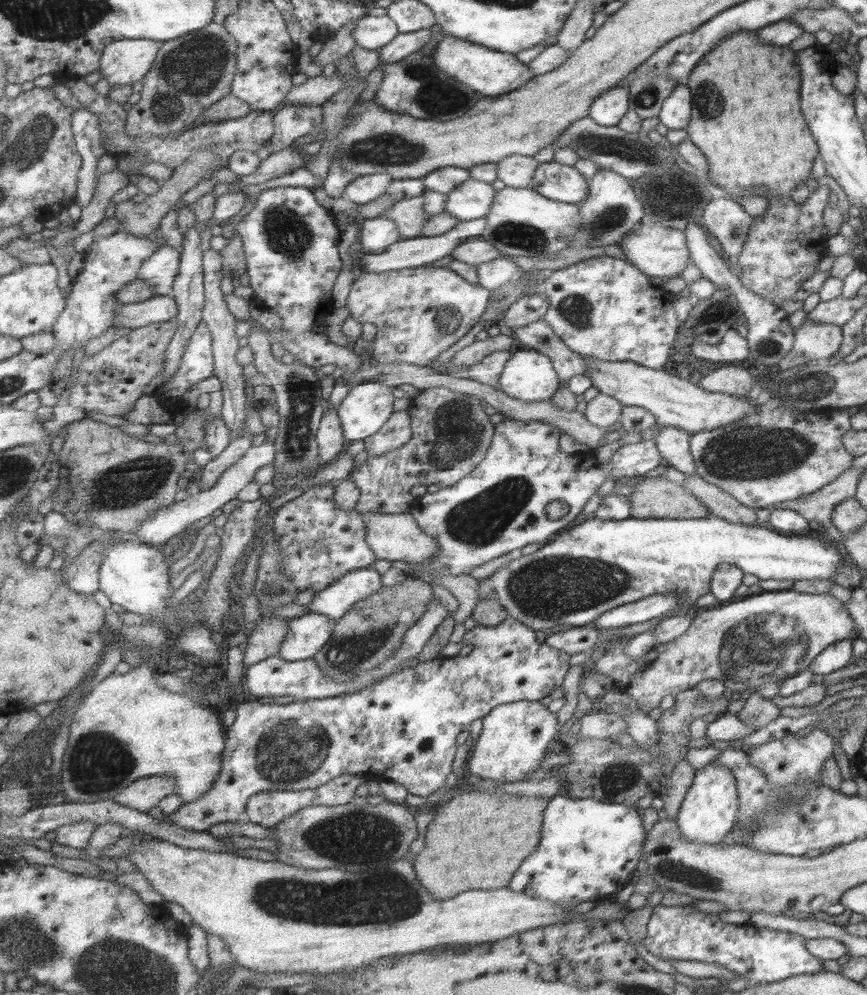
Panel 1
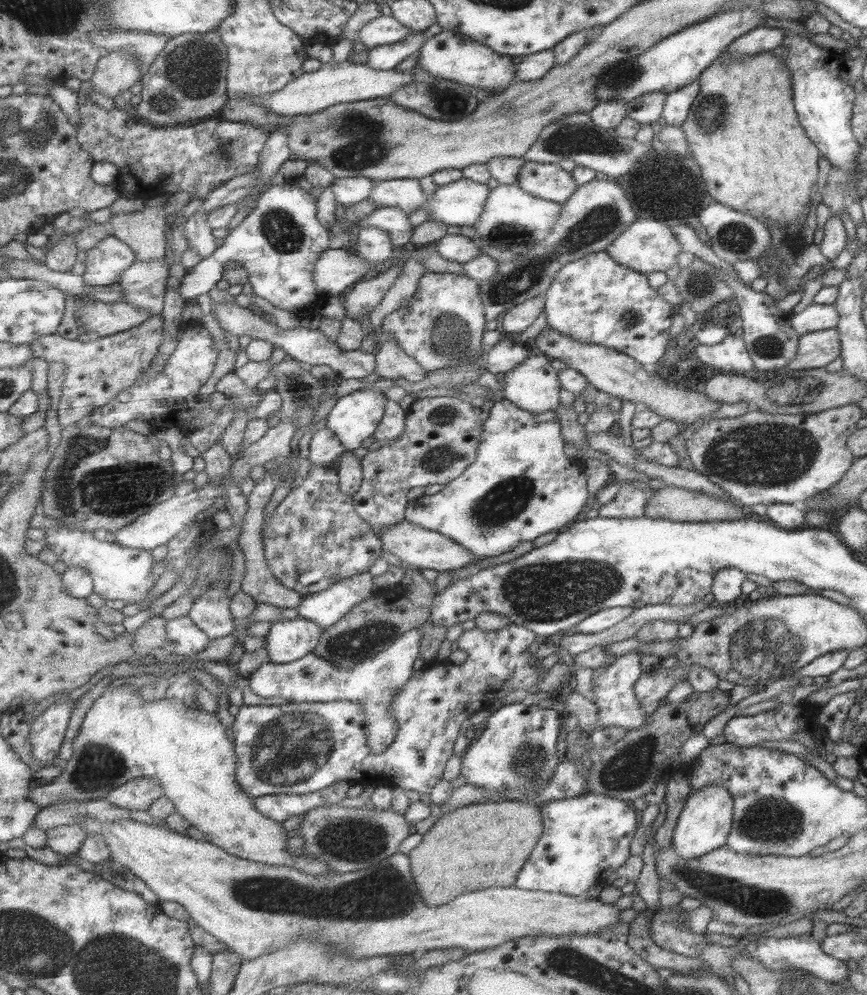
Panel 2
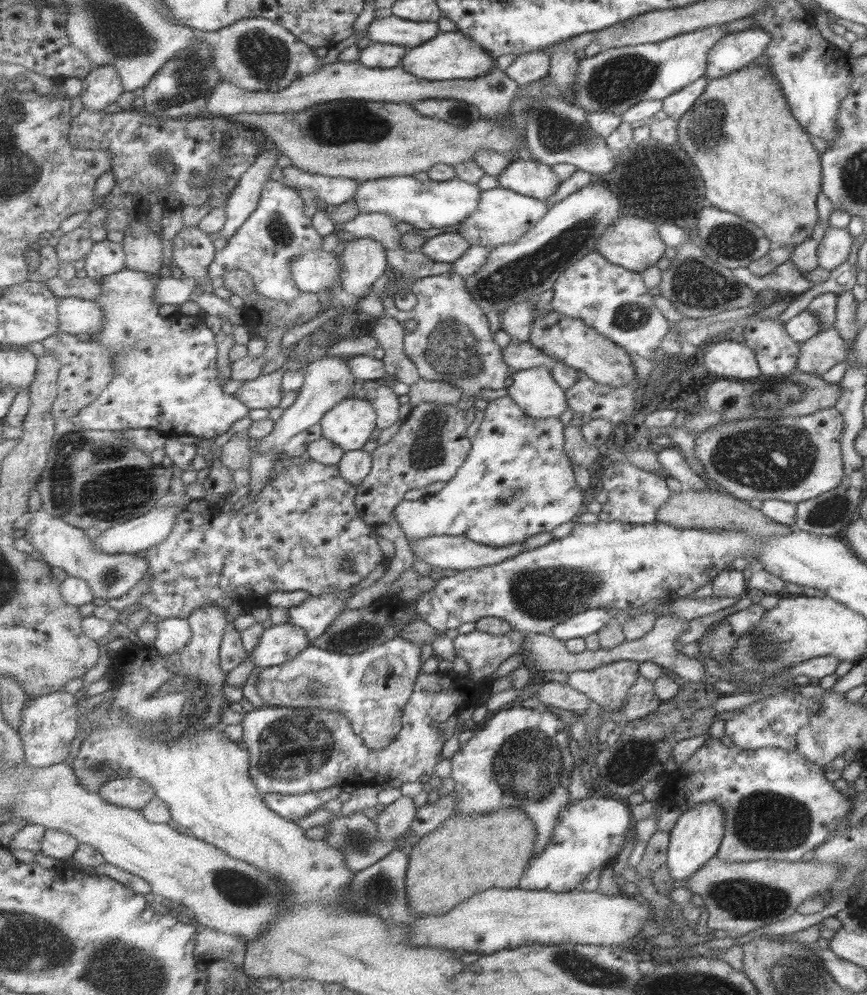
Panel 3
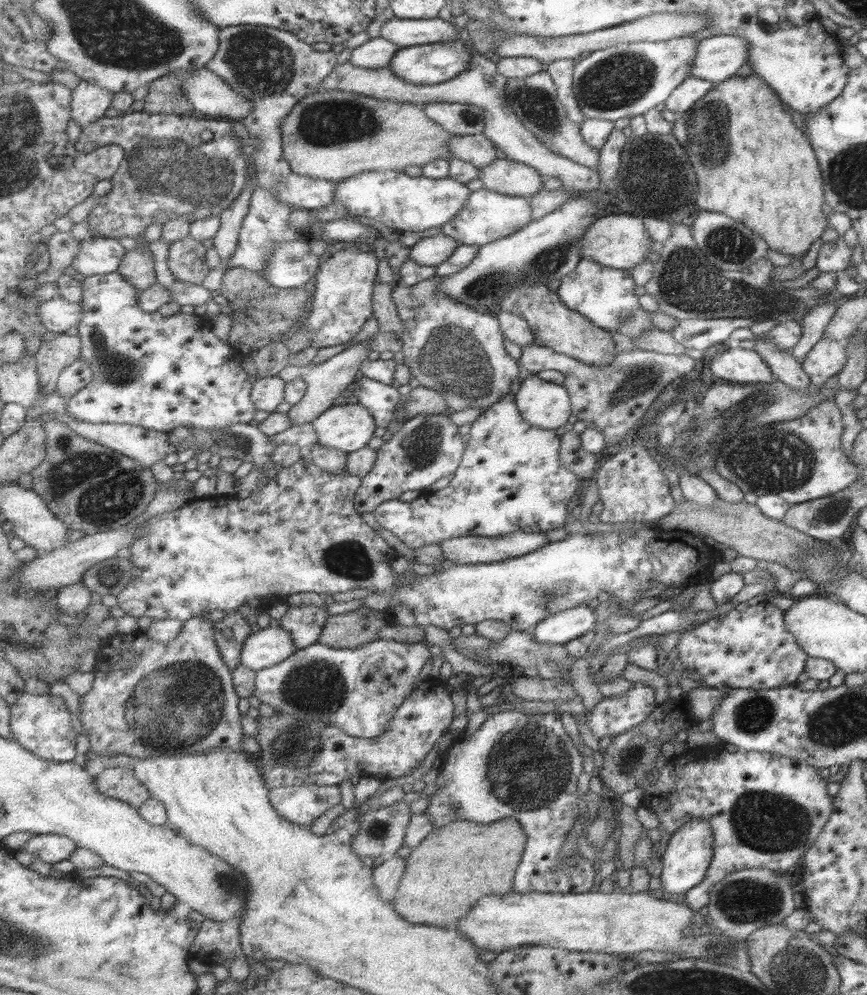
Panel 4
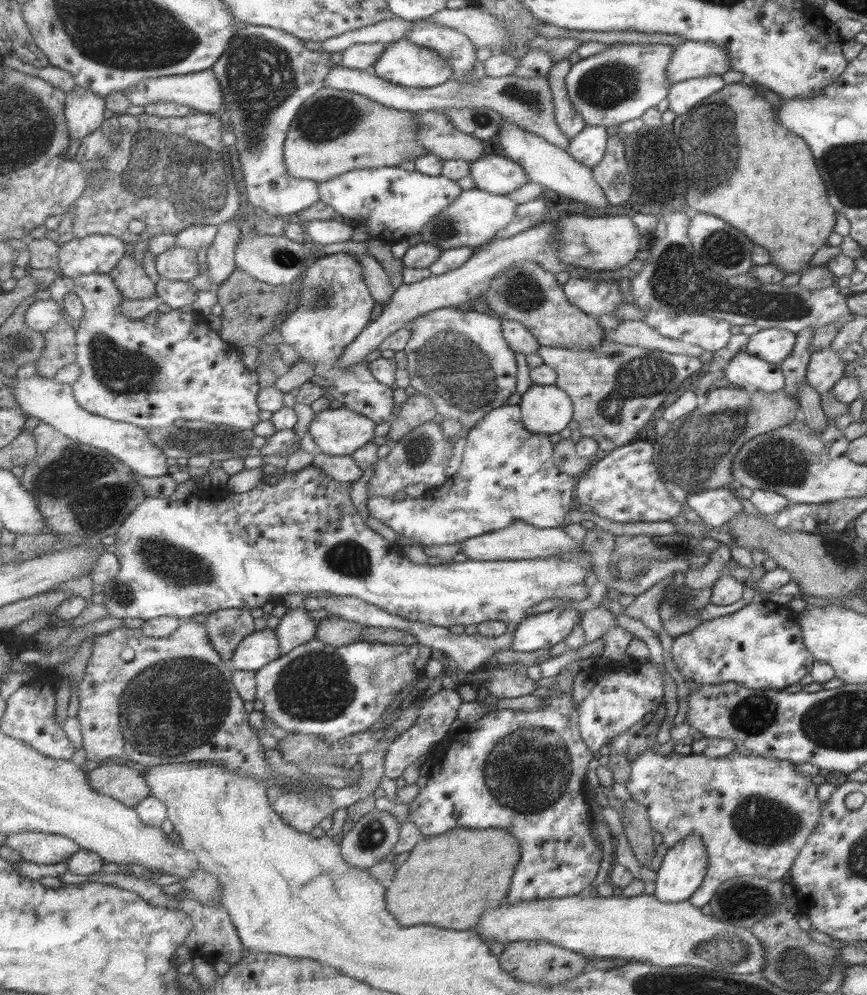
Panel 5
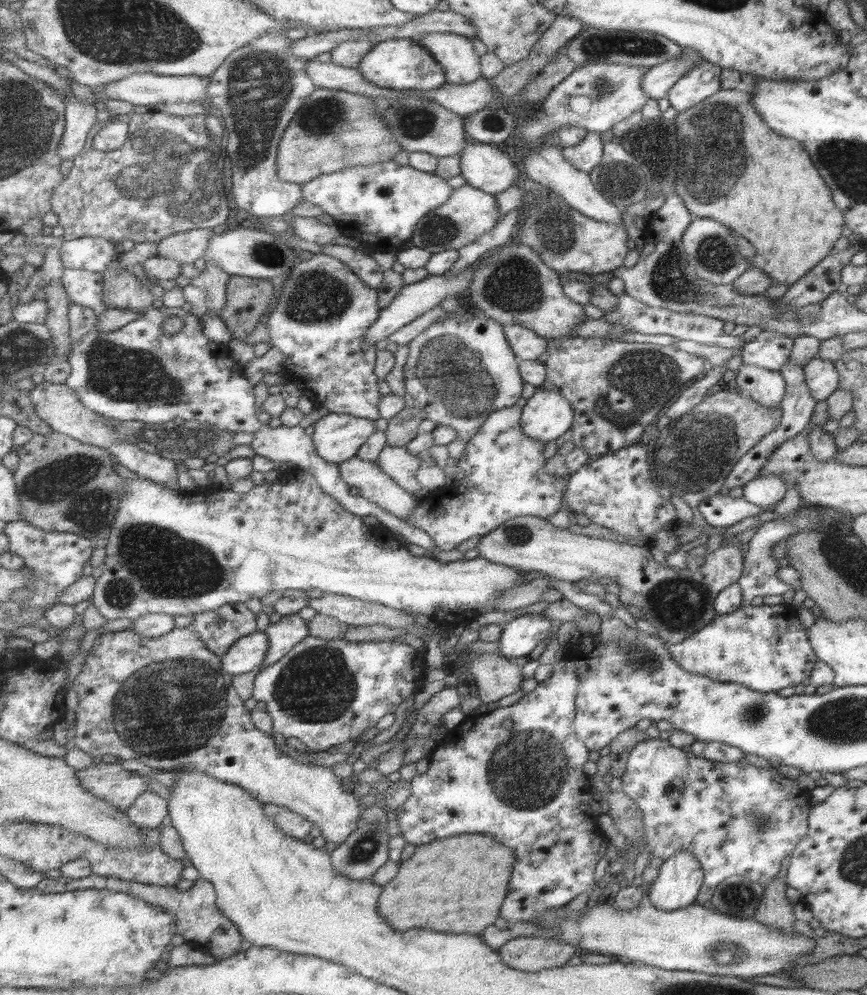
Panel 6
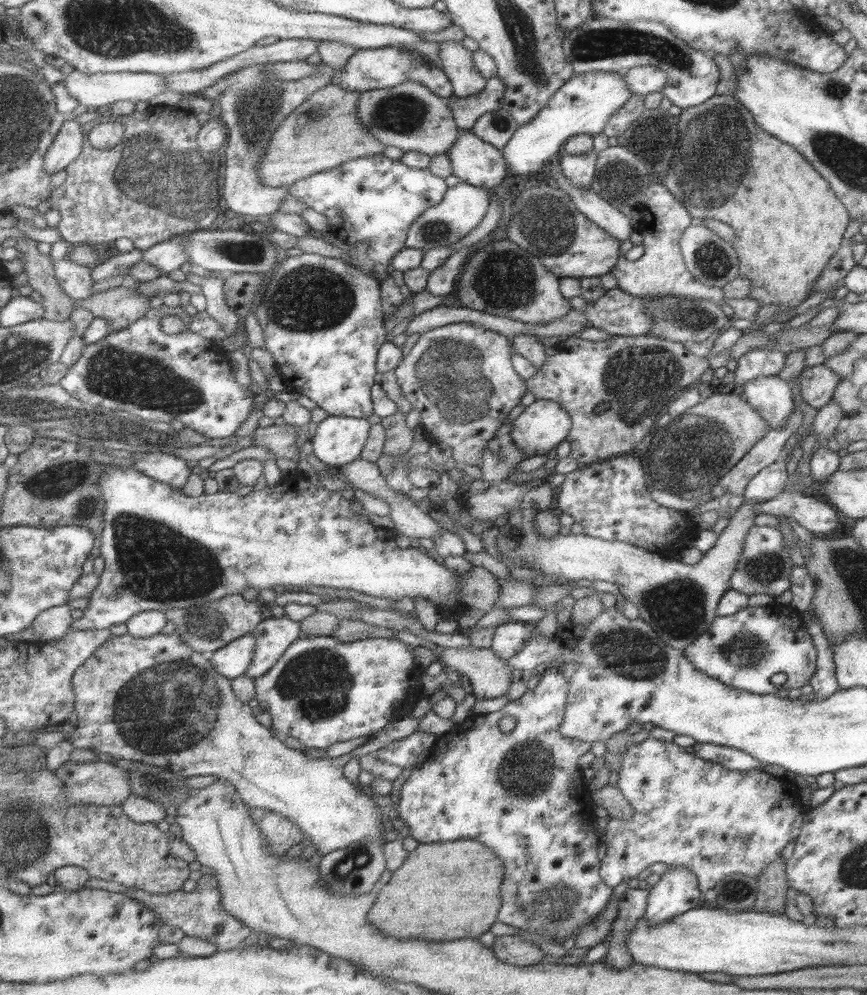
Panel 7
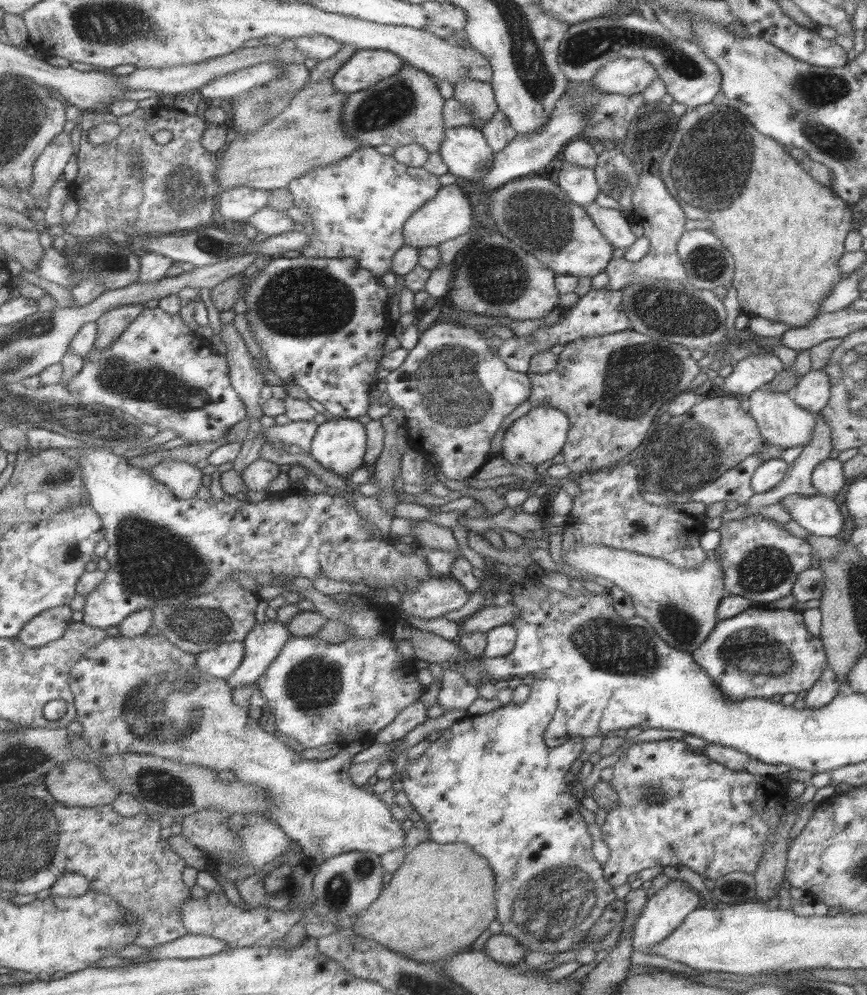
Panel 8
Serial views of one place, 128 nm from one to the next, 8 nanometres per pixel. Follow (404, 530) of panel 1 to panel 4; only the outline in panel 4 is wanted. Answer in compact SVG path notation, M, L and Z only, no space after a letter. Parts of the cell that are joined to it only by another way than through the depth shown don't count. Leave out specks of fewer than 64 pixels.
M517 531L499 537L477 535L449 538L441 542L445 559L459 564L492 563L531 554L547 546L551 540L545 531Z

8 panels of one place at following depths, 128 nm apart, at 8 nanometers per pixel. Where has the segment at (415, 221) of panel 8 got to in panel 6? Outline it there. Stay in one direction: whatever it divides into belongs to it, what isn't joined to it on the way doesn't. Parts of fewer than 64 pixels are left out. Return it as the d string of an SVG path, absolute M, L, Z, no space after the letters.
M466 182L453 191L452 197L445 205L422 218L416 227L412 243L421 249L429 250L429 253L451 248L459 251L463 246L468 246L488 234L502 218L498 212L496 196Z

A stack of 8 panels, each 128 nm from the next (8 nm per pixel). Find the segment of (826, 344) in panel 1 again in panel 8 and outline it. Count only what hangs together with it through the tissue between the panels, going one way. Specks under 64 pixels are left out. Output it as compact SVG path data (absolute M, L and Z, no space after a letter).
M823 369L813 370L803 374L790 393L793 402L815 415L830 399L829 378Z

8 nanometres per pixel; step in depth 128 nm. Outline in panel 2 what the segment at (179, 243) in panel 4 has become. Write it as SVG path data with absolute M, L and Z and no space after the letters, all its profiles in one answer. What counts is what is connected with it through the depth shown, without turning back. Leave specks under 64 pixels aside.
M197 212L184 225L184 235L189 249L201 256L201 260L209 258L218 250L213 228L209 225L208 215L204 213Z

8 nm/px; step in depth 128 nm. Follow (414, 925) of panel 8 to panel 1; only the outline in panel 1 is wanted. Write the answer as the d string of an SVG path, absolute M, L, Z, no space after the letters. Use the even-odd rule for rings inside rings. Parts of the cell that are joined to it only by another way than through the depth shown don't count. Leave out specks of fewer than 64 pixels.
M476 790L457 794L442 806L436 806L434 819L428 826L428 830L425 835L424 848L416 855L414 860L414 866L421 884L423 884L423 886L427 888L427 890L429 890L435 898L441 898L441 900L455 898L458 894L461 894L461 892L465 892L465 890L473 890L473 888L477 890L479 886L481 886L481 890L495 890L495 888L505 888L505 886L509 886L511 878L513 878L513 876L515 876L515 872L521 868L521 864L525 862L525 858L531 857L540 845L541 837L544 833L543 822L545 810L547 809L547 805L549 805L549 801L551 801L551 798L547 798L547 796L545 796L545 798L525 798L525 796L515 796L515 794L511 794L509 792L501 793L492 791L489 793L485 790L483 792ZM477 858L481 858L481 864L479 864L479 862L475 862ZM463 860L467 860L467 864L465 864L465 874L467 874L467 876L465 876L465 884L463 884ZM461 884L463 884L463 890L461 890Z

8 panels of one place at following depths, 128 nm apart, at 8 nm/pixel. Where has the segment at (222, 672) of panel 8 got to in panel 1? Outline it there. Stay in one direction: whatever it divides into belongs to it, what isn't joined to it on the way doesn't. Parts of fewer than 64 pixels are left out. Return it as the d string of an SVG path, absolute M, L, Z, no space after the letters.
M317 612L294 618L289 623L289 635L285 637L278 655L289 662L314 657L328 644L335 625L337 620Z

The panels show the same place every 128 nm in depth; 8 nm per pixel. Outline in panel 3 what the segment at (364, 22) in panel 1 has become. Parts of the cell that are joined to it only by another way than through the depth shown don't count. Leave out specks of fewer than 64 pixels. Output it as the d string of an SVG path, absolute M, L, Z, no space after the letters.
M392 14L375 19L367 29L365 39L369 42L396 44L412 49L432 40L437 34L441 34L439 26L437 22L415 22Z

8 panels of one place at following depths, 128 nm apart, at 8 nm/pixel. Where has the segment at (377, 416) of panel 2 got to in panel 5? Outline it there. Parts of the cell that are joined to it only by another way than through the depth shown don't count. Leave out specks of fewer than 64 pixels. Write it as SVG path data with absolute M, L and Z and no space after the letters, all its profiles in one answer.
M347 407L317 413L309 426L318 450L331 456L352 455L375 438L377 423Z

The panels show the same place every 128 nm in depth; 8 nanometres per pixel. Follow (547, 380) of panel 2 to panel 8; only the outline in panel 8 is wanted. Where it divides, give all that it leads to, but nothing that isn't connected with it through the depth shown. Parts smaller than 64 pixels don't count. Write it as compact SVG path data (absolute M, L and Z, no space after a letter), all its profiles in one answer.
M539 406L514 421L505 433L500 456L513 464L533 464L539 466L557 454L562 454L570 433L571 420L565 411L553 406Z

